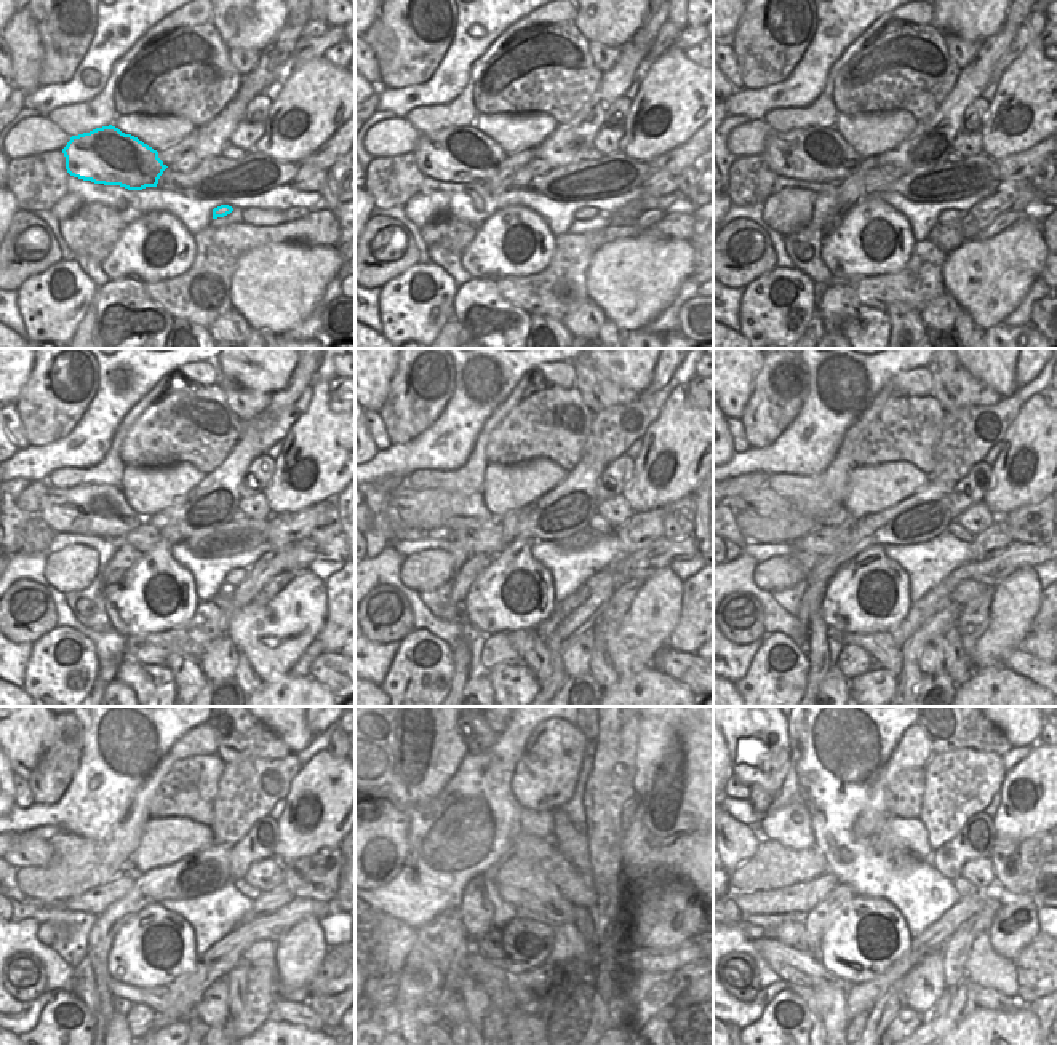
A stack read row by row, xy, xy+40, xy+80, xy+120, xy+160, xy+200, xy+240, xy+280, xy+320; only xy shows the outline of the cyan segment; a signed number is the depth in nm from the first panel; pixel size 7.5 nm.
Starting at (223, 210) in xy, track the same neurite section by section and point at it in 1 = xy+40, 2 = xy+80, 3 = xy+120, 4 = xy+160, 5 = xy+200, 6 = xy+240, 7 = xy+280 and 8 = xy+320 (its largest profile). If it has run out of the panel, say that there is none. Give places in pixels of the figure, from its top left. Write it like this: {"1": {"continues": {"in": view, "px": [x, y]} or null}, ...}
{"1": {"continues": {"in": "xy+40", "px": [586, 213]}}, "2": {"continues": {"in": "xy+80", "px": [947, 216]}}, "3": {"continues": {"in": "xy+120", "px": [237, 576]}}, "4": {"continues": {"in": "xy+160", "px": [605, 579]}}, "5": {"continues": {"in": "xy+200", "px": [965, 592]}}, "6": {"continues": {"in": "xy+240", "px": [261, 949]}}, "7": {"continues": {"in": "xy+280", "px": [621, 957]}}, "8": {"continues": {"in": "xy+320", "px": [984, 967]}}}

